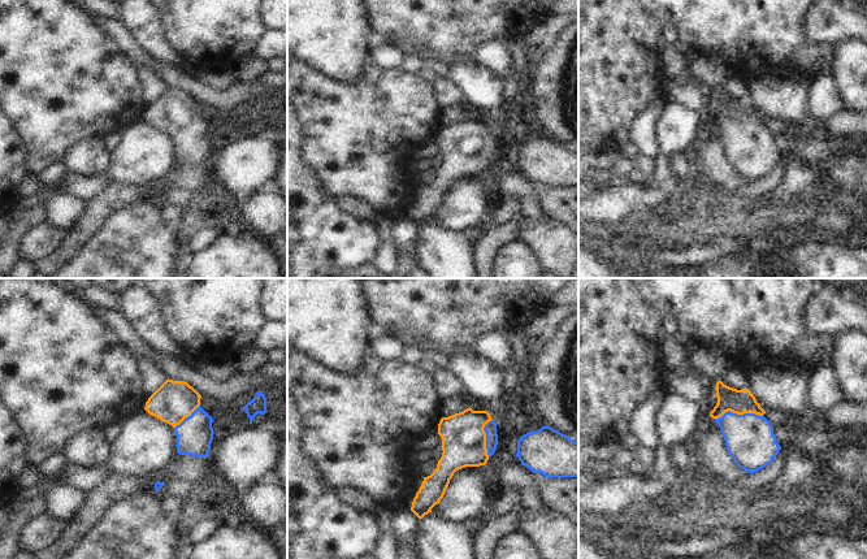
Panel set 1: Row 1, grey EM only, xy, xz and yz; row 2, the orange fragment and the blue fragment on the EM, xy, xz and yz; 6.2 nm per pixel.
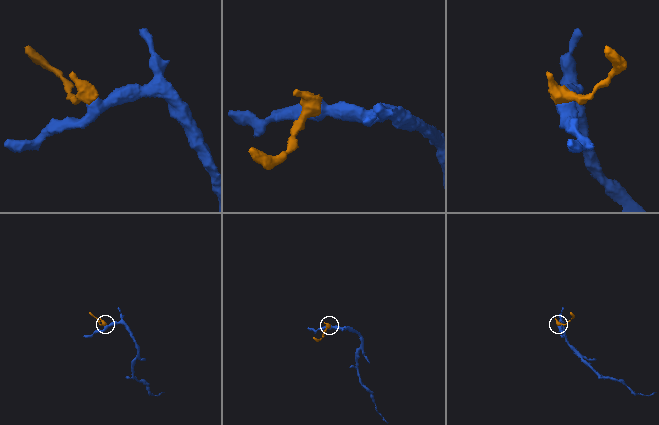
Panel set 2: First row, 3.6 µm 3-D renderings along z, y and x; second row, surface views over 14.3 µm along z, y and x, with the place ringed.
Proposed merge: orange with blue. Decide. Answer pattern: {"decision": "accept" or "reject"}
{"decision": "accept"}

